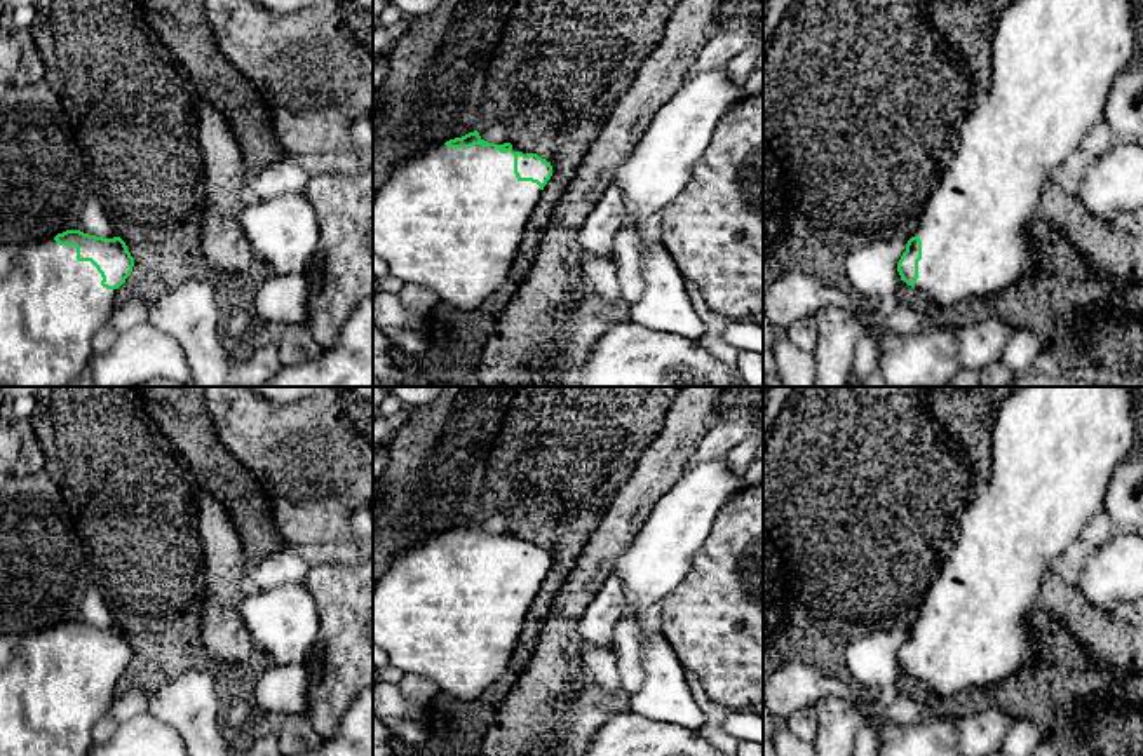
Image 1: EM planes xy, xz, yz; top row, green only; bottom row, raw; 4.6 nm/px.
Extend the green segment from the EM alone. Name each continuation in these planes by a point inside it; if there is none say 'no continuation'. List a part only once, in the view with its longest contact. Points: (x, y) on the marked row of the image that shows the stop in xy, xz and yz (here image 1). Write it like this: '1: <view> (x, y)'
1: xz (450, 220)

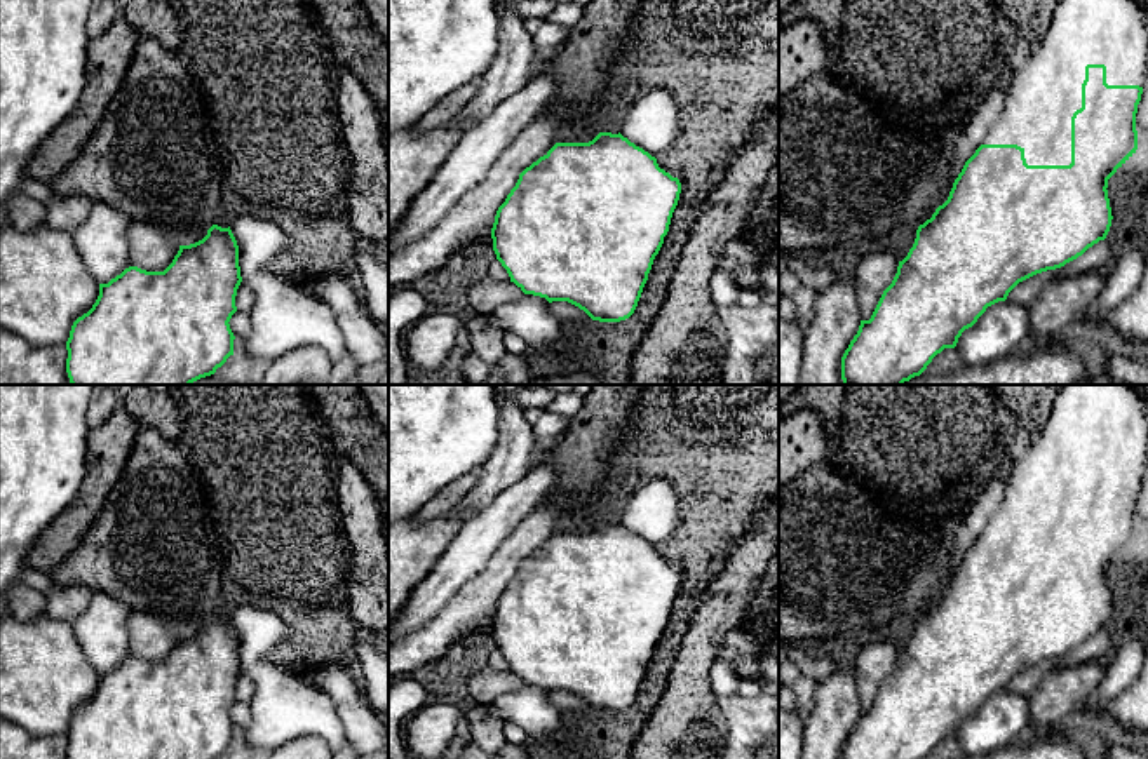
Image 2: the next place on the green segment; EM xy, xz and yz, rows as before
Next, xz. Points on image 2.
no continuation

